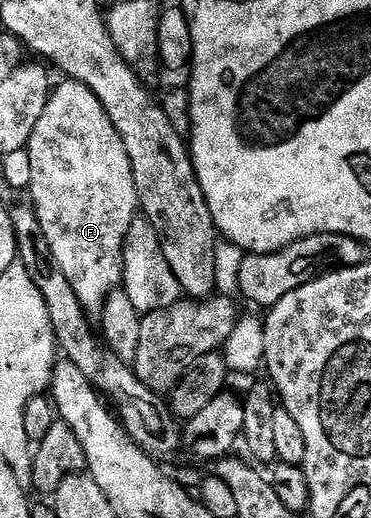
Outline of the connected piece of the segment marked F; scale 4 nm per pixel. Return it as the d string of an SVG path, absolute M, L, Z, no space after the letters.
M68 78L62 79L62 84L52 89L49 94L47 106L43 106L43 114L39 114L39 122L33 124L31 130L31 138L27 145L27 151L31 158L31 182L27 189L27 195L30 196L31 207L33 212L39 218L39 226L43 226L43 238L49 247L49 255L53 261L59 266L59 270L63 270L64 277L71 284L71 290L75 292L82 307L86 313L100 313L101 308L105 304L105 299L109 297L110 292L114 291L121 283L121 266L123 254L123 242L125 241L125 231L127 226L138 215L139 205L137 202L137 191L135 190L135 178L131 170L131 160L127 158L127 148L123 146L123 140L119 138L119 134L115 130L115 126L111 122L111 118L107 118L107 114L103 110L103 106L99 102L99 98L95 98L95 94L87 86L83 86L77 80Z

